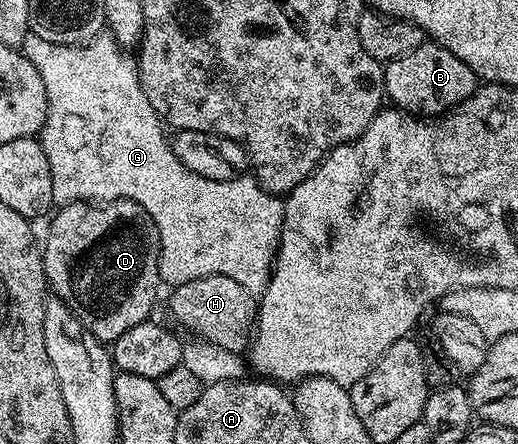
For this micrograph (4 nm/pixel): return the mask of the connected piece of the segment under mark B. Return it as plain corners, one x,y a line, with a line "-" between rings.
426,42
411,54
384,65
385,96
402,112
411,116
432,118
440,116
463,103
479,87
479,77
473,73
467,62
459,62
451,50
442,44

